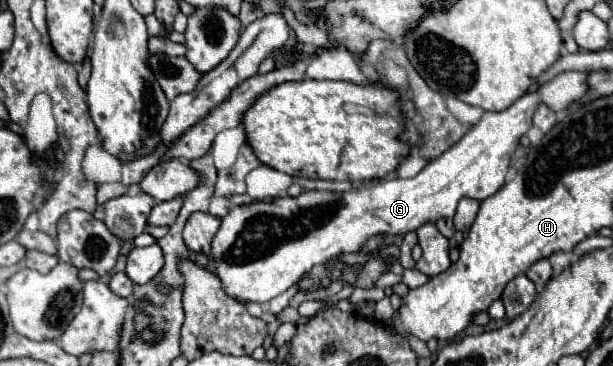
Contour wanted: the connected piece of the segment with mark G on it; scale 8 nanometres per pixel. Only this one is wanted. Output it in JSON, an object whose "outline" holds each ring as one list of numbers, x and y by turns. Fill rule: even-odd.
{"outline":[[564,71,552,81,540,85,536,91,522,95,512,107,504,111,486,111,484,117,442,157,430,161,416,177,400,179,388,177,382,181,372,181,360,187,350,187,348,191,302,191,298,197,276,197,272,201,256,201,248,205,238,205,222,217,222,225,212,241,212,261,214,271,222,281,224,291,240,301,268,303,276,295,284,293,288,287,296,285,298,279,318,263,326,263,342,253,358,253,368,239,376,235,406,235,416,231,424,223,434,223,438,217,454,217,456,205,462,197,486,199,494,195,506,181,510,157,518,147,518,141,532,127,532,115,538,105,548,105,552,111,568,111,578,103,588,91,590,71]]}

